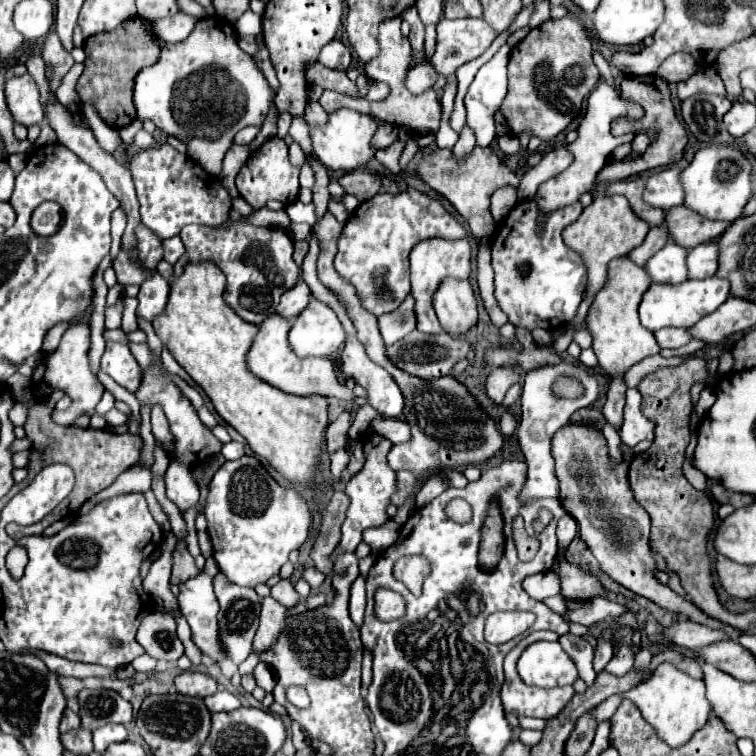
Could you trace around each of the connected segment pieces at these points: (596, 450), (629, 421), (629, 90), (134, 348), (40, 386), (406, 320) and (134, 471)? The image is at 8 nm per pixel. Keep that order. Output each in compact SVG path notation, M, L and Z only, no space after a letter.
M568 422L554 434L554 460L556 460L556 476L560 484L560 504L564 510L576 518L578 534L584 544L592 550L602 570L622 584L624 588L640 594L672 616L692 620L696 624L722 630L730 640L738 640L744 632L706 616L698 606L694 606L684 596L676 594L668 586L660 584L654 576L656 562L650 552L648 534L650 534L650 518L642 506L636 504L628 486L628 462L622 460L612 464L608 454L608 444L602 432L594 424Z
M636 388L626 390L626 406L624 406L624 422L620 428L620 438L628 446L636 446L642 440L654 438L654 424L642 414L640 392Z
M626 76L622 78L620 82L620 94L624 98L632 98L636 100L638 104L644 106L646 114L642 120L630 120L629 118L618 118L612 122L611 132L614 136L620 136L628 132L637 133L642 132L656 132L648 150L634 158L634 160L612 160L610 164L604 166L604 170L598 174L598 180L600 182L614 182L614 180L626 180L630 176L636 176L636 174L642 174L646 170L652 170L652 168L660 168L660 166L670 166L670 164L676 164L682 160L682 152L684 152L684 146L688 142L688 134L684 130L684 126L680 124L680 120L676 118L676 112L674 112L674 106L670 102L670 90L668 90L668 82L662 80L660 76Z
M128 342L130 346L130 352L134 352L134 358L140 362L142 370L146 370L150 366L150 360L152 360L152 354L150 354L150 348L148 344L136 344L136 342Z
M84 320L72 322L72 326L64 332L62 340L60 340L60 346L56 348L56 352L50 352L40 362L40 366L34 370L34 376L32 376L32 382L34 382L34 400L29 404L17 402L9 412L10 420L16 426L24 426L30 406L33 403L46 400L50 396L50 392L54 392L54 390L66 390L66 394L72 398L73 402L69 409L53 412L52 419L57 424L70 425L80 414L84 414L88 410L94 410L96 404L100 402L102 394L104 394L104 386L90 372L90 366L88 366L88 350L90 350L90 326Z
M408 296L400 308L396 308L394 312L382 314L378 318L378 328L380 334L386 342L386 346L402 340L408 332L412 332L416 328L416 314L414 314L414 298Z
M134 466L126 472L122 472L112 486L108 486L100 494L96 494L92 498L92 502L100 502L100 500L106 500L106 498L112 498L112 496L118 496L118 494L128 494L128 492L148 492L150 482L152 482L150 470Z

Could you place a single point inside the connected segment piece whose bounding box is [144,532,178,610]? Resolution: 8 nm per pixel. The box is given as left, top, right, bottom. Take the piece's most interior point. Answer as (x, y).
(157, 583)

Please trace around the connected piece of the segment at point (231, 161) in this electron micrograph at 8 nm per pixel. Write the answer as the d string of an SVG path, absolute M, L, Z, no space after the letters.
M232 144L232 148L226 152L224 168L222 168L222 172L220 172L220 182L222 182L222 186L230 192L232 198L238 196L234 178L236 178L240 166L246 162L248 156L250 156L250 146L240 146L240 144Z

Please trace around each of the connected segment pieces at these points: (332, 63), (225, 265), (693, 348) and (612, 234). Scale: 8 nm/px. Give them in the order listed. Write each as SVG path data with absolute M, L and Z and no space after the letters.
M332 40L322 48L320 64L334 70L348 70L352 64L352 50L342 40Z
M232 210L232 226L228 230L222 228L206 228L206 226L186 226L180 232L180 238L186 246L186 254L190 262L212 260L226 276L226 292L224 300L228 306L246 322L262 324L262 320L274 314L280 296L290 290L300 276L300 268L292 258L292 238L286 230L274 226L250 226L238 222L238 214Z
M692 339L687 345L678 349L661 349L660 354L665 358L674 356L691 355L706 346L701 340Z
M600 196L600 198L596 198L588 208L582 210L580 218L574 224L564 228L564 232L562 232L564 244L568 248L574 248L574 252L578 252L582 256L582 262L586 264L588 282L586 282L584 296L596 294L602 288L602 284L606 284L608 262L612 258L626 256L632 248L640 246L644 242L648 230L650 230L650 226L632 212L632 208L624 196Z

